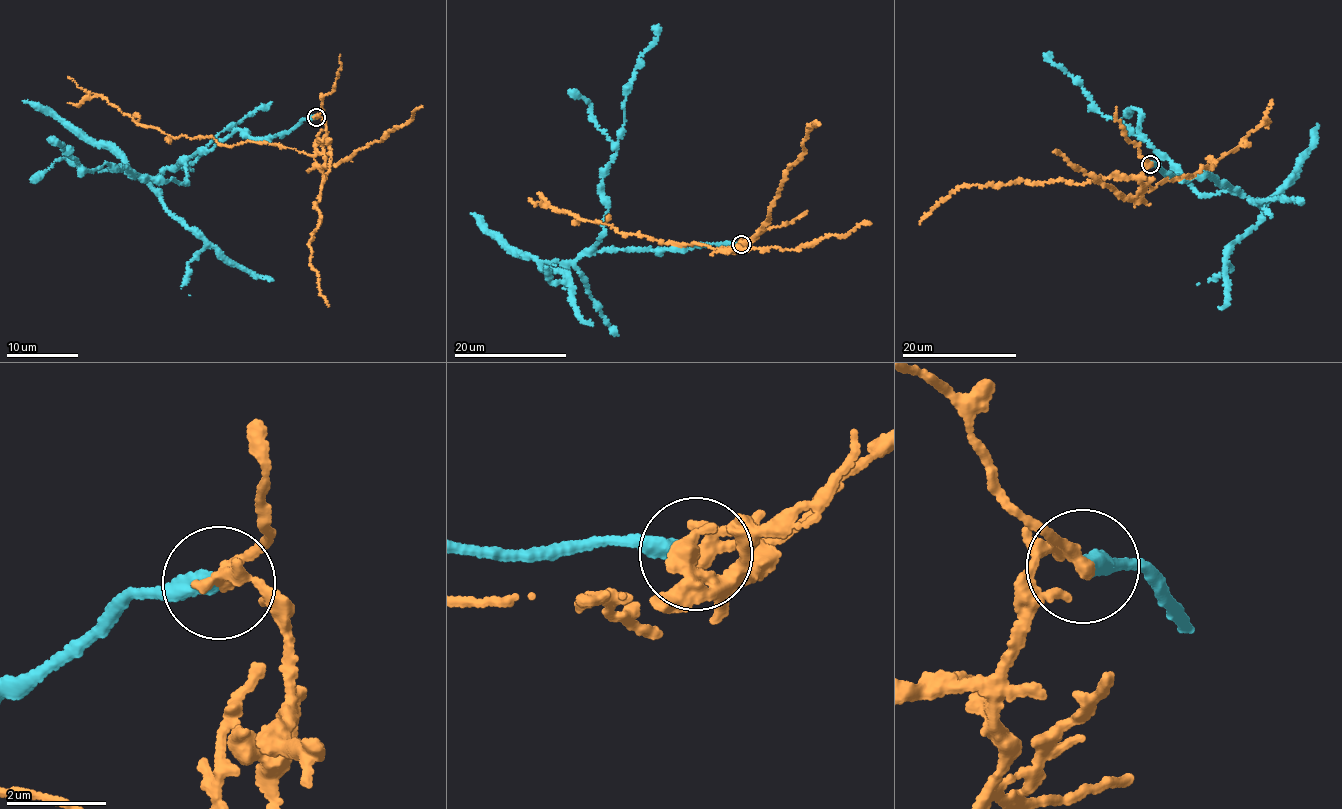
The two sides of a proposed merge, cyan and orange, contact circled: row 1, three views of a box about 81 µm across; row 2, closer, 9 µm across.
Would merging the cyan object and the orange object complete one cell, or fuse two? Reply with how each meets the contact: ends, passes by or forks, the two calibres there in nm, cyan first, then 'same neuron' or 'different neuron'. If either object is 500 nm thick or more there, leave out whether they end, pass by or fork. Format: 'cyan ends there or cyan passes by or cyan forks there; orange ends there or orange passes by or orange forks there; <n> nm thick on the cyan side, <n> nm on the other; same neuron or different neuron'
cyan ends there; orange passes by; 360 nm thick on the cyan side, 220 nm on the other; different neuron

